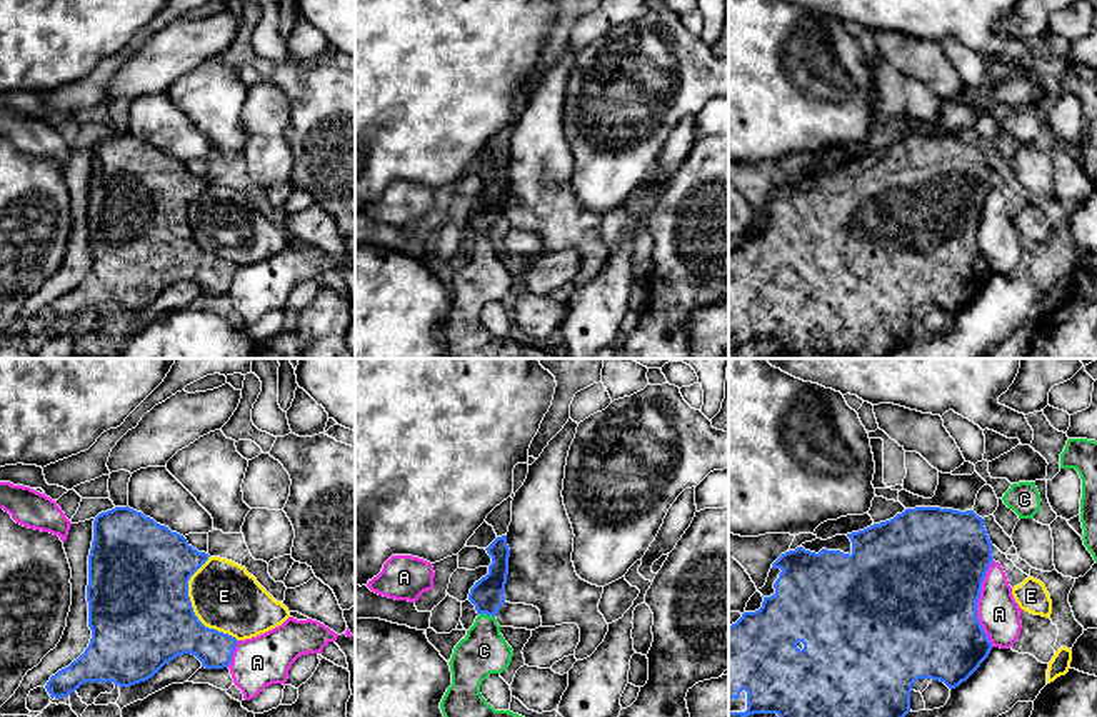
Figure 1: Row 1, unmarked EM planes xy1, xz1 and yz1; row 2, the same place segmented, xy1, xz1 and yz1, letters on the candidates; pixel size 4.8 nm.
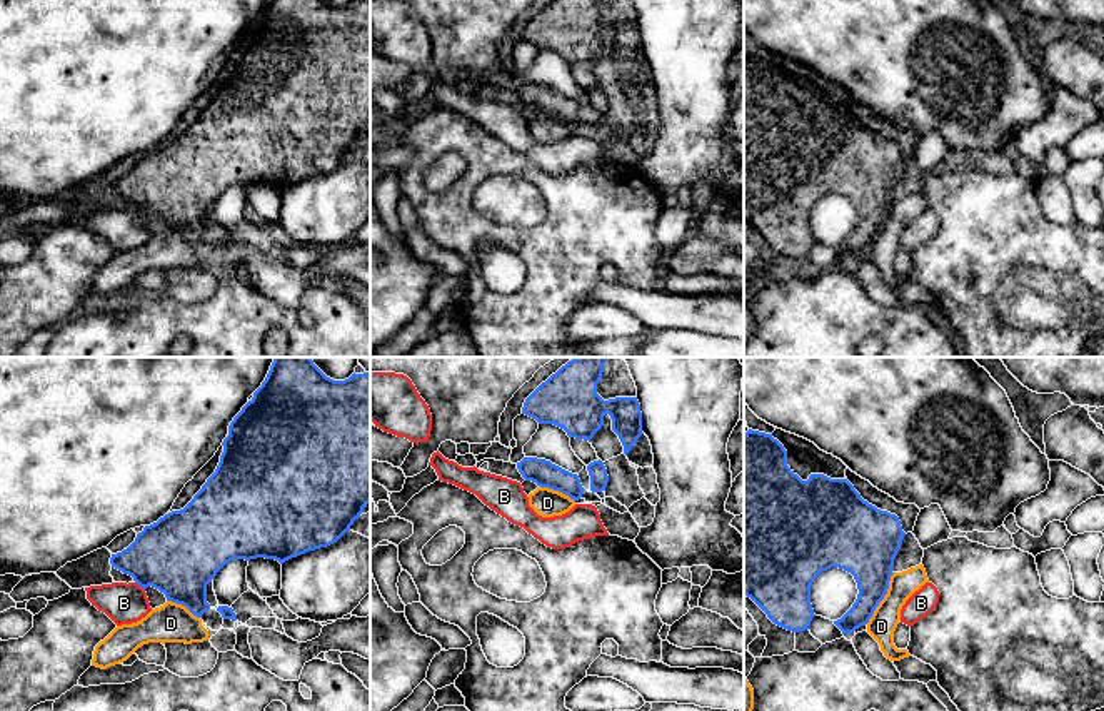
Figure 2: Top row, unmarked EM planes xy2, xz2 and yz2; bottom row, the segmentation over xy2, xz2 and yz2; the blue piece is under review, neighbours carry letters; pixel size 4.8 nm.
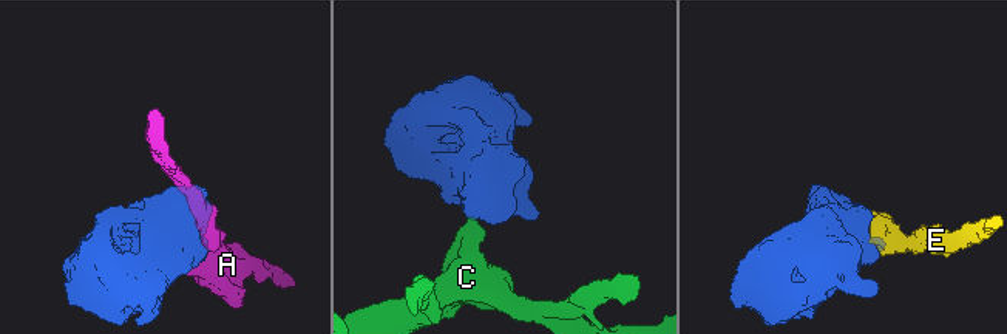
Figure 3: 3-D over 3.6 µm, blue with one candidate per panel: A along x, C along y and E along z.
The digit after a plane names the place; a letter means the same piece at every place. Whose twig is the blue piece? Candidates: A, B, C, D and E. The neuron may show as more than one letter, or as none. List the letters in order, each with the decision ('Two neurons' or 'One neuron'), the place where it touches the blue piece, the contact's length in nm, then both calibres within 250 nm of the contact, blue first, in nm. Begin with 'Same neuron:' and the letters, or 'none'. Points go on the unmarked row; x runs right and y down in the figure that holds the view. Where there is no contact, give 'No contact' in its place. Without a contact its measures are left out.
Same neuron: C
A: Two neurons. Touches blue at yz1 (977, 227). Shared border 420 nm. Thickness 500 nm (blue) against 200 nm
B: Two neurons. Touches blue at xy2 (140, 212). Shared border 60 nm. Thickness 400 nm (blue) against 190 nm
C: One neuron. Touches blue at xz1 (487, 240). Shared border 80 nm. Thickness 160 nm (blue) against 220 nm
D: Two neurons. Touches blue at yz2 (883, 224). Shared border 280 nm. Thickness 280 nm (blue) against 140 nm
E: Two neurons. Touches blue at xy1 (192, 234). Shared border 440 nm. Thickness 500 nm (blue) against 320 nm

